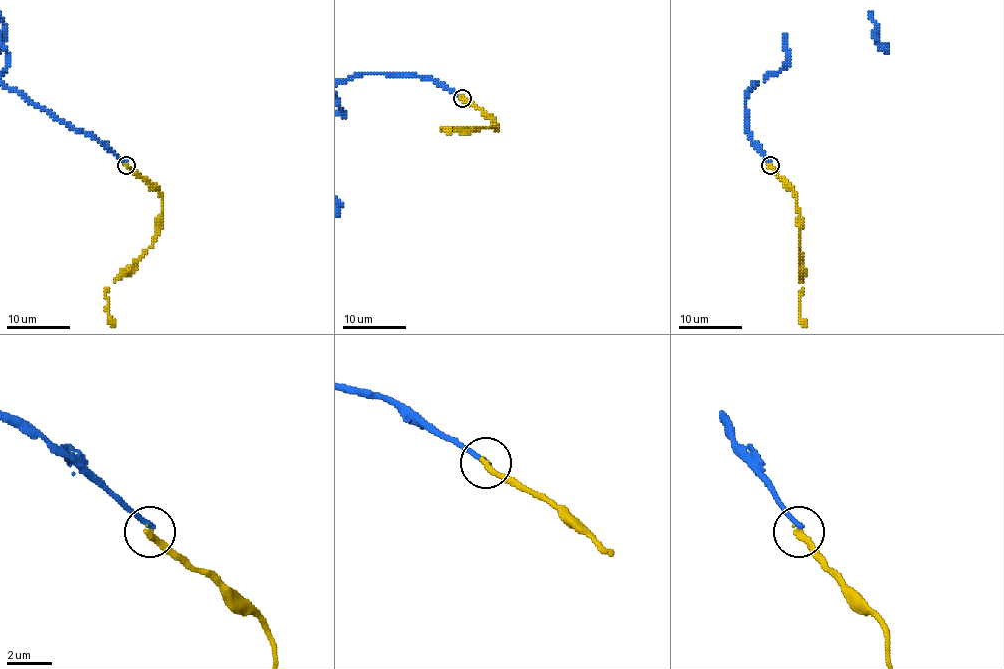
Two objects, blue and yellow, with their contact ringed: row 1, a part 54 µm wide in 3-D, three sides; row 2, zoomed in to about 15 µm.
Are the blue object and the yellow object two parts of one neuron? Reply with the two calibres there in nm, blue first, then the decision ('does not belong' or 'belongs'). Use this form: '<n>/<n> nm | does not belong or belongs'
240/280 nm | does not belong

